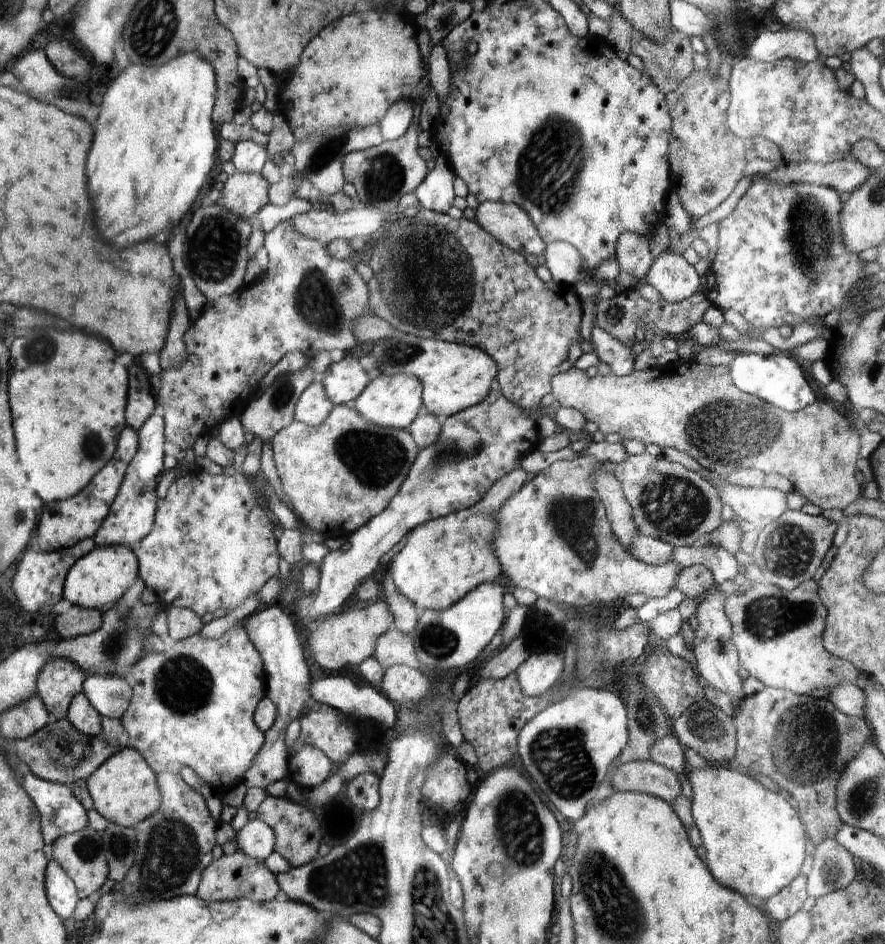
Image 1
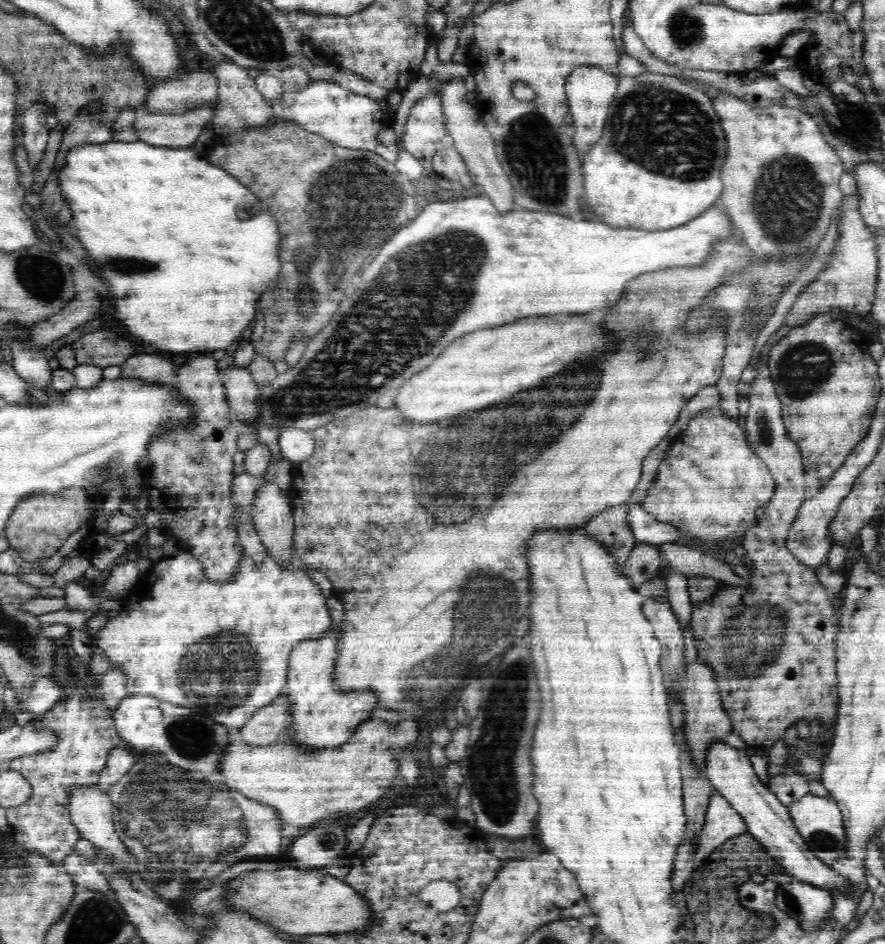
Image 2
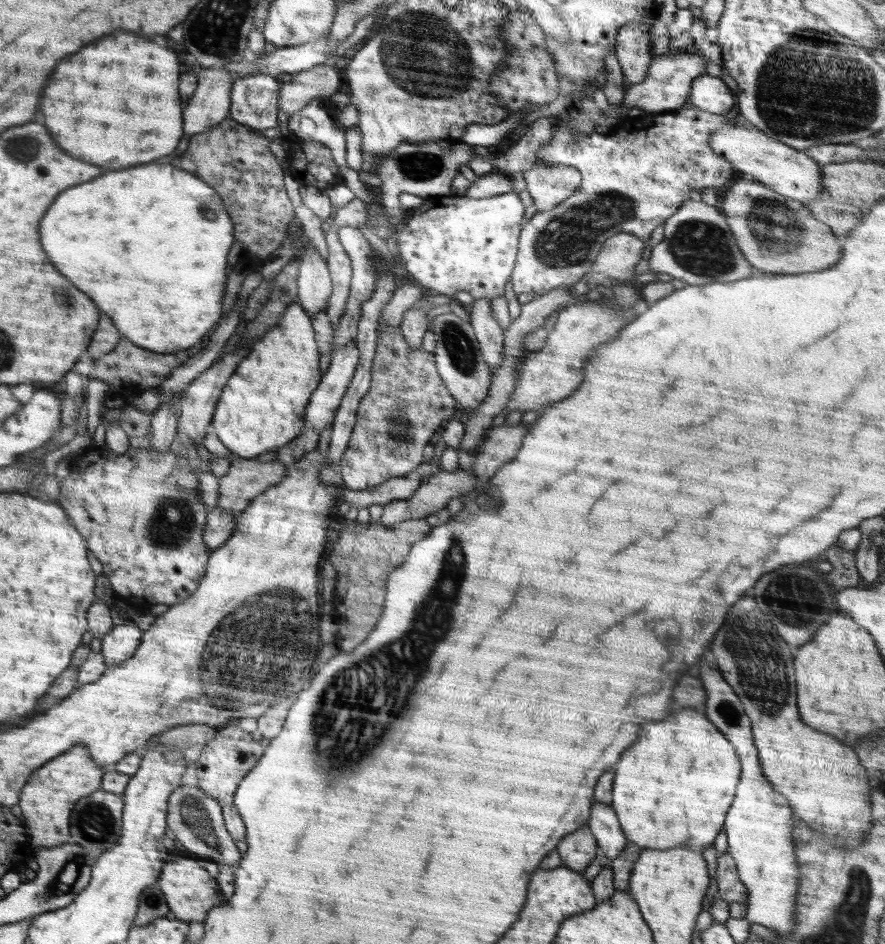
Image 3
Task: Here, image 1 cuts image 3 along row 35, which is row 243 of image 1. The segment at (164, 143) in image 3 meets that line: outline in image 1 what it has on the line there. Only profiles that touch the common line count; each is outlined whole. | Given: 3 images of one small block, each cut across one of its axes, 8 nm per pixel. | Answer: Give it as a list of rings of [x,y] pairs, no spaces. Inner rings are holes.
[[[182,54],[172,58],[170,62],[150,68],[150,66],[136,66],[130,64],[126,70],[122,70],[106,90],[100,104],[100,114],[96,118],[96,130],[94,134],[98,134],[98,138],[94,138],[94,154],[90,154],[90,190],[94,190],[94,200],[98,202],[98,222],[102,222],[102,234],[106,234],[106,238],[110,238],[110,242],[114,242],[116,246],[132,246],[138,240],[146,240],[152,238],[154,234],[158,234],[160,230],[164,230],[168,224],[178,222],[192,206],[192,202],[198,196],[198,190],[202,188],[204,180],[208,181],[210,177],[208,172],[212,170],[214,162],[218,163],[218,144],[216,144],[216,132],[214,132],[214,124],[212,124],[212,110],[214,110],[214,96],[216,96],[216,74],[212,70],[212,66],[198,54]]]

